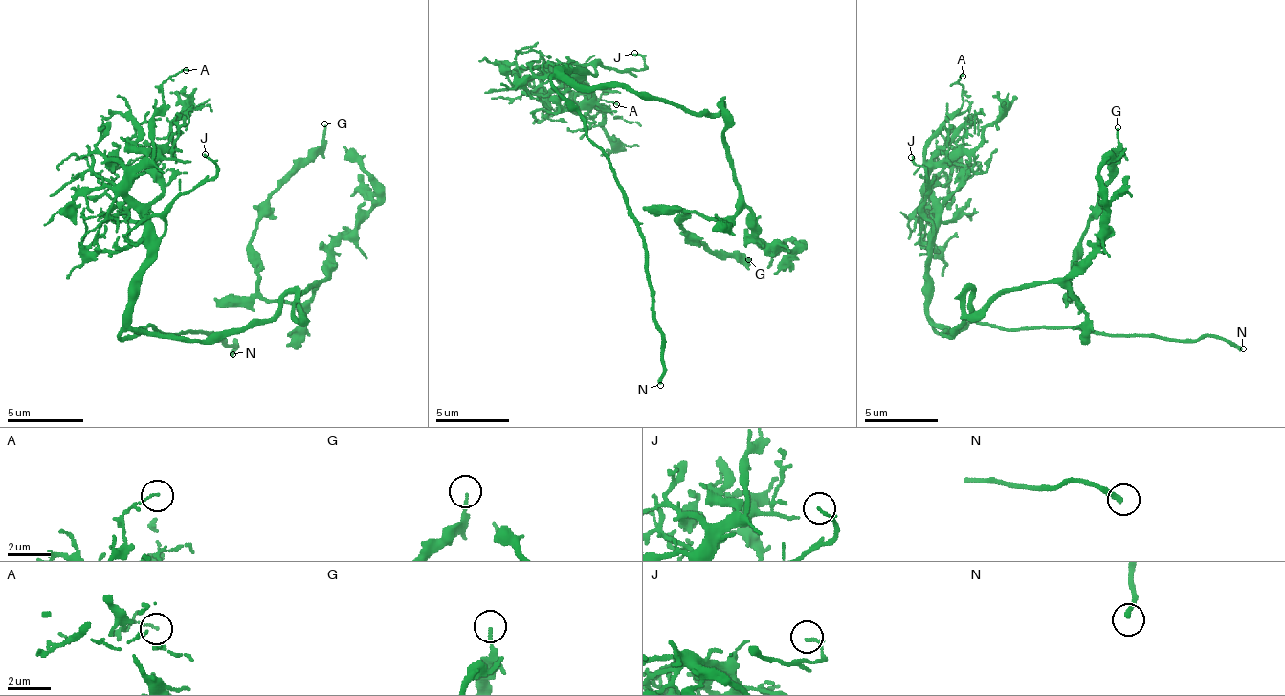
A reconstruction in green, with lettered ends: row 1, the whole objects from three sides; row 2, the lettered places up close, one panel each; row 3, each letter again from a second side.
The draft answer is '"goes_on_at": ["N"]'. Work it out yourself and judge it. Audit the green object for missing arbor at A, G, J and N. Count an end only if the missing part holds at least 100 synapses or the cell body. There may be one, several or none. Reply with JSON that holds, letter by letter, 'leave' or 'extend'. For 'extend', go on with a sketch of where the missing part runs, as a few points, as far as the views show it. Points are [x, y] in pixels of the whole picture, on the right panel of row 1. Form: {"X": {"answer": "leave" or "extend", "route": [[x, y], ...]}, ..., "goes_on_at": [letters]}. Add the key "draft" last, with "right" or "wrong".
{"A": {"answer": "leave"}, "G": {"answer": "leave"}, "J": {"answer": "leave"}, "N": {"answer": "extend"}, "goes_on_at": ["N"], "draft": "right"}

